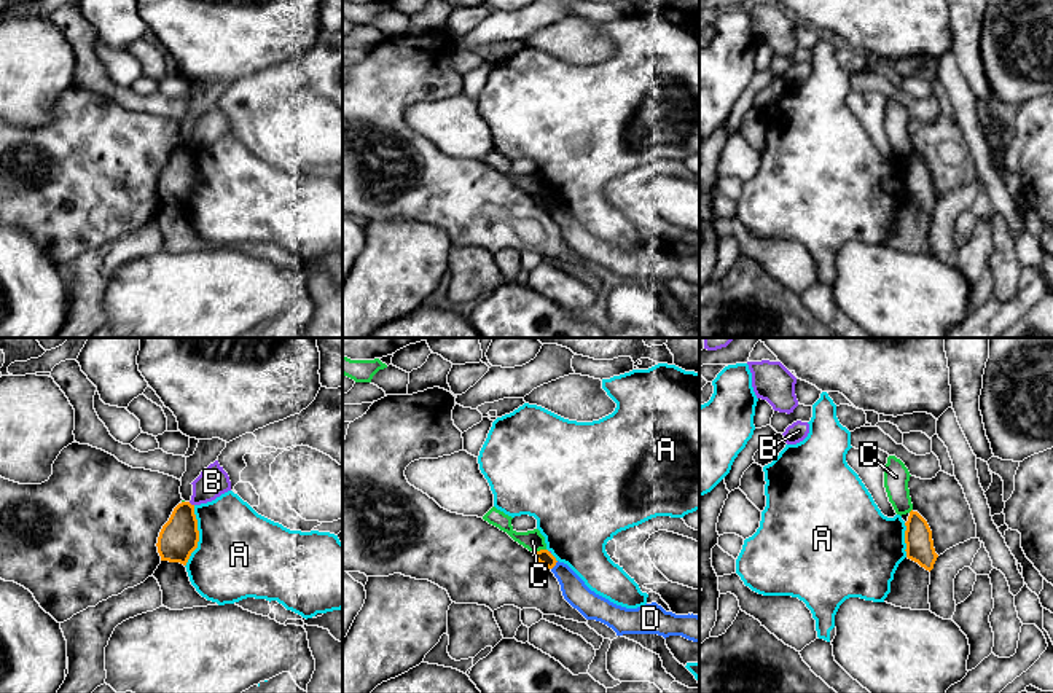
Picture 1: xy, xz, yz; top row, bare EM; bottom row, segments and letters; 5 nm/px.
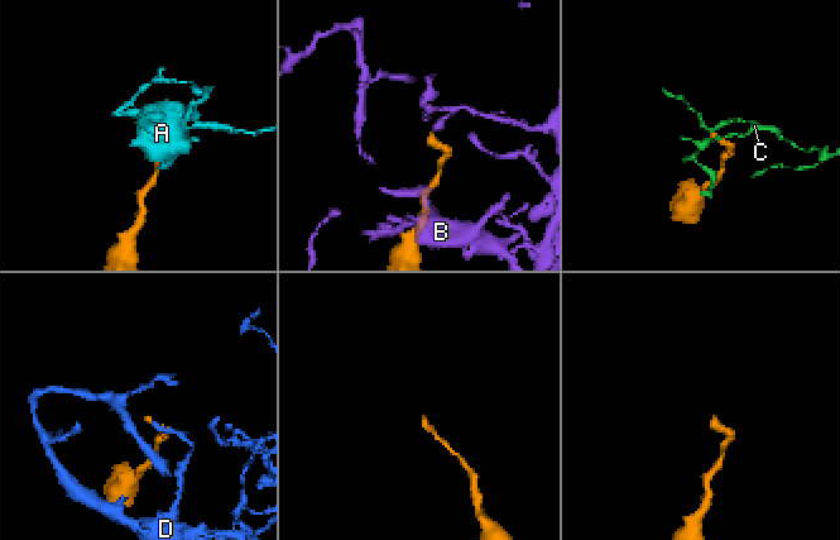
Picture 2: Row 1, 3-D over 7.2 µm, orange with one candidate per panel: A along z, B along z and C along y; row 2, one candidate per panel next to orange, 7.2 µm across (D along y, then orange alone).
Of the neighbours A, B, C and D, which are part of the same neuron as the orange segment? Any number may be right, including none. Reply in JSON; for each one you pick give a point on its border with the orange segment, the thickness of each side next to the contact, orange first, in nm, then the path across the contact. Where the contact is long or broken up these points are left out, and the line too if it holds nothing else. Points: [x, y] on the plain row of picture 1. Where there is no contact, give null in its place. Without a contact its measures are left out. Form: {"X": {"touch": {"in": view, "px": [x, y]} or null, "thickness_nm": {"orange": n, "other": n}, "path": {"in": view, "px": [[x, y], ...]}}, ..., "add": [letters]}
{"add": []}

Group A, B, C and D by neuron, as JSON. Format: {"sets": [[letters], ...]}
{"sets": [["A"], ["B"], ["C"], ["D"]]}

